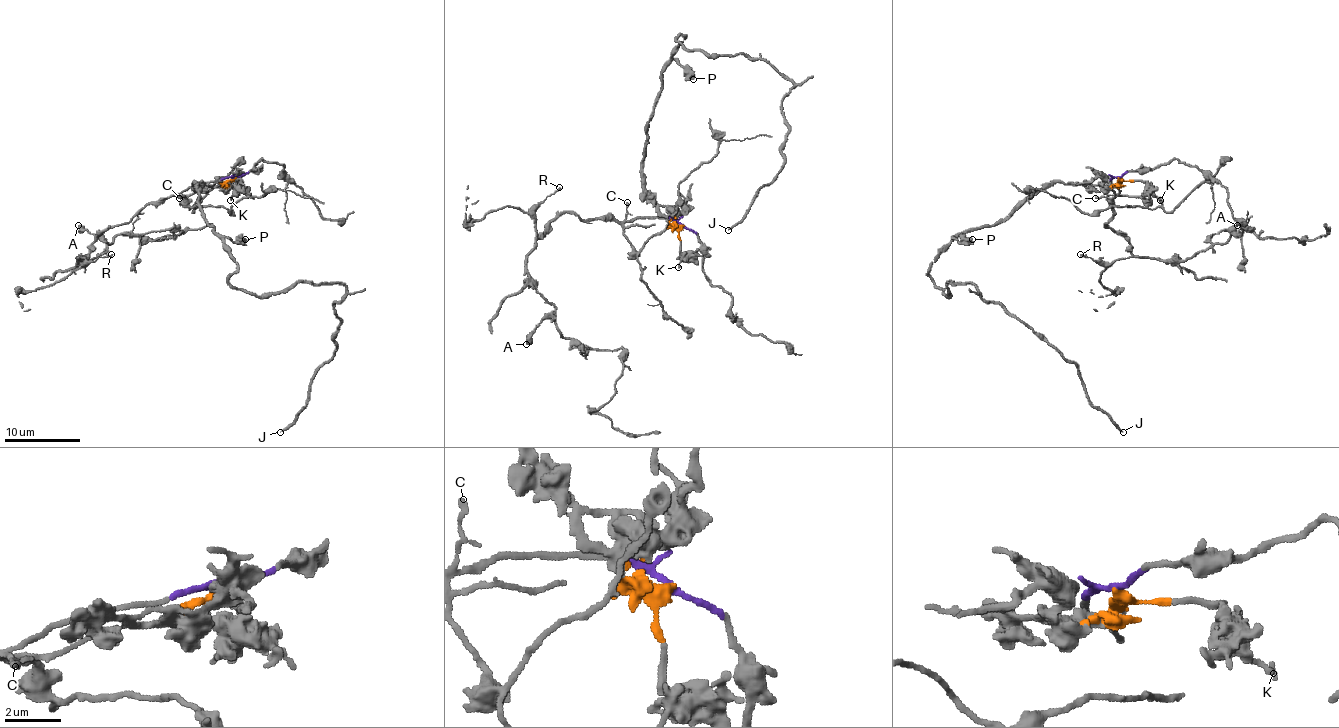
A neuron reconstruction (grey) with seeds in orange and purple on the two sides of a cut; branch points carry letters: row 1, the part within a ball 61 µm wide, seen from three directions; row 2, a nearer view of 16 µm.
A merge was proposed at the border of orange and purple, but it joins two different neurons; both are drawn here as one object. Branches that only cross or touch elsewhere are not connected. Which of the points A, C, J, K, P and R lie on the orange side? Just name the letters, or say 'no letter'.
J, K, P

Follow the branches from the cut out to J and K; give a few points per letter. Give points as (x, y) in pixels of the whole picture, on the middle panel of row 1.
J: (682, 226), (646, 190), (643, 151), (680, 36), (794, 83), (784, 166), (728, 230)
K: (682, 226), (679, 232), (682, 260), (679, 268)

